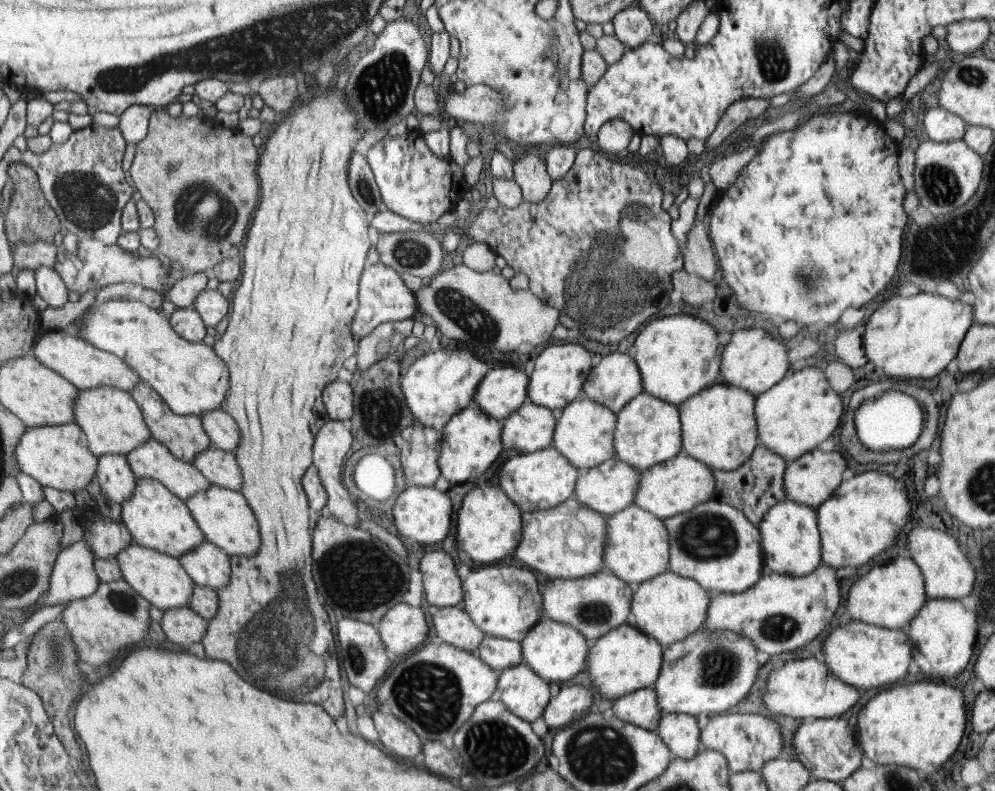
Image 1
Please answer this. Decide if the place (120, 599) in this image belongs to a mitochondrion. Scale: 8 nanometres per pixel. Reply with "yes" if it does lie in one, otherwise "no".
yes

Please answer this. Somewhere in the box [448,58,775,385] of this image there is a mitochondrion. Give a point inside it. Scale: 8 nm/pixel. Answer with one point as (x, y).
(599, 275)

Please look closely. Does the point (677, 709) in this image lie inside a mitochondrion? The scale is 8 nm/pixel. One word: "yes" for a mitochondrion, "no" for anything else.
no

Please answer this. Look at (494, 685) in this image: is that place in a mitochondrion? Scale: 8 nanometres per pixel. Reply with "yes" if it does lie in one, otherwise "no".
no

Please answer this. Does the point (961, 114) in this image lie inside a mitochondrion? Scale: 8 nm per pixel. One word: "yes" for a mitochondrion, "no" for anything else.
no

